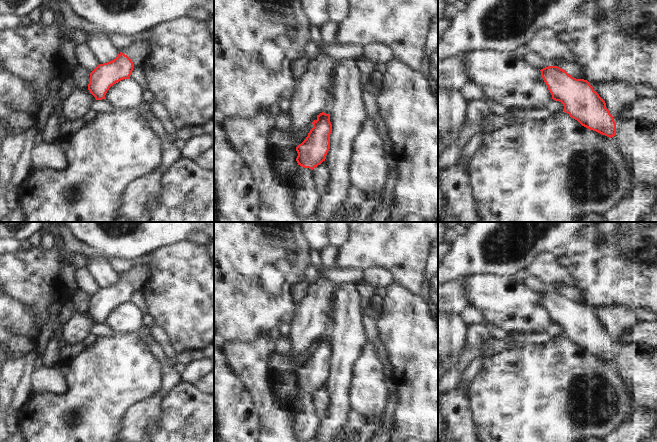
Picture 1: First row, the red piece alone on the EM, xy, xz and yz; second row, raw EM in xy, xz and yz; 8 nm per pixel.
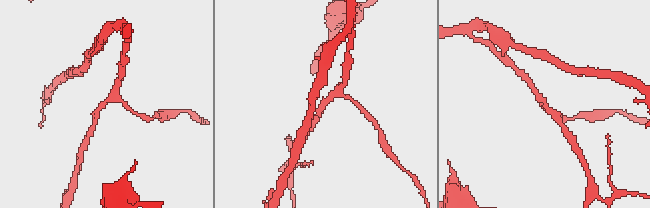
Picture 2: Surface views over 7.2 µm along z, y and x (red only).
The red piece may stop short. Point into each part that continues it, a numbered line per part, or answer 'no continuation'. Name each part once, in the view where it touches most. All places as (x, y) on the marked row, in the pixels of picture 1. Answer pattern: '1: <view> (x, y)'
no continuation

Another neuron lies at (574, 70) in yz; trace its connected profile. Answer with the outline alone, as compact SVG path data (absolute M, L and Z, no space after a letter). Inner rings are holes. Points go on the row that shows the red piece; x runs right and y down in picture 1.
M550 62L550 66L558 66L576 79L586 80L586 77L582 72L581 68L575 63L566 62L566 63L556 64L554 62Z

